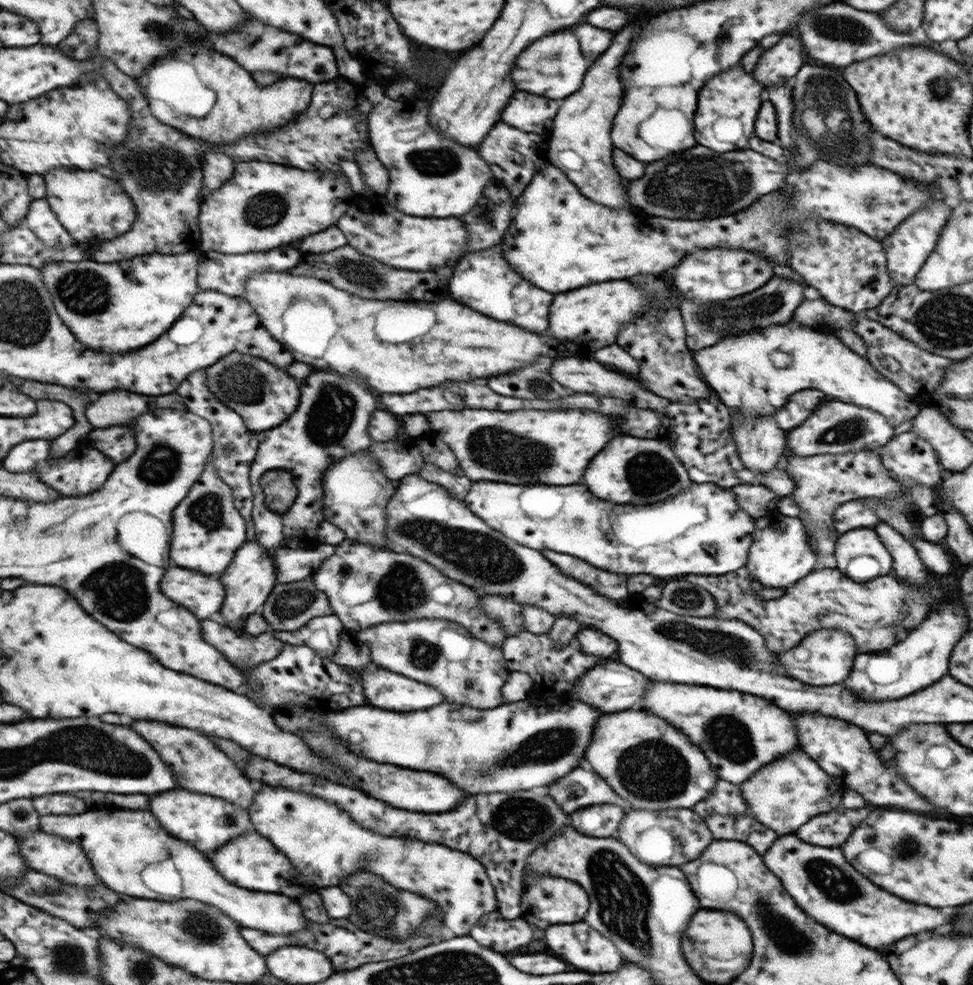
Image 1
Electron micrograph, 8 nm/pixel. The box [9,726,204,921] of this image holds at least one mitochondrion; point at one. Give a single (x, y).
(50, 890)

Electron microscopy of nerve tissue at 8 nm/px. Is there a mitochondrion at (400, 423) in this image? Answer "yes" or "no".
no

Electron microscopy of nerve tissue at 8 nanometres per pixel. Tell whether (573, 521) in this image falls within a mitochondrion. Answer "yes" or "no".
yes

